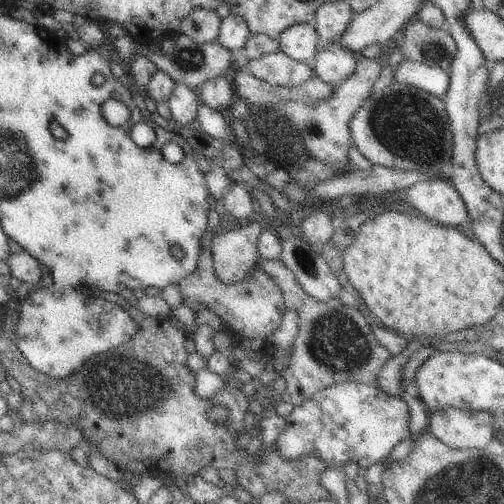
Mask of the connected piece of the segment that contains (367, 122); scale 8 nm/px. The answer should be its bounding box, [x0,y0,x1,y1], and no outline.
[349,80,452,174]

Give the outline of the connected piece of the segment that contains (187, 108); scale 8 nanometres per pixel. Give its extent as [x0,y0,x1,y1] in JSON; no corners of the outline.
[167,83,202,125]

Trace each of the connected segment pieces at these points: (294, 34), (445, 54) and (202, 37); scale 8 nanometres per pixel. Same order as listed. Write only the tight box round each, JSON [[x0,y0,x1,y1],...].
[[278,22,322,64],[399,20,457,70],[180,7,221,43]]

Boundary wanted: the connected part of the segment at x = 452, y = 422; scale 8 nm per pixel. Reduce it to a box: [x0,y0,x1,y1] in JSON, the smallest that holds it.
[428,407,495,449]

